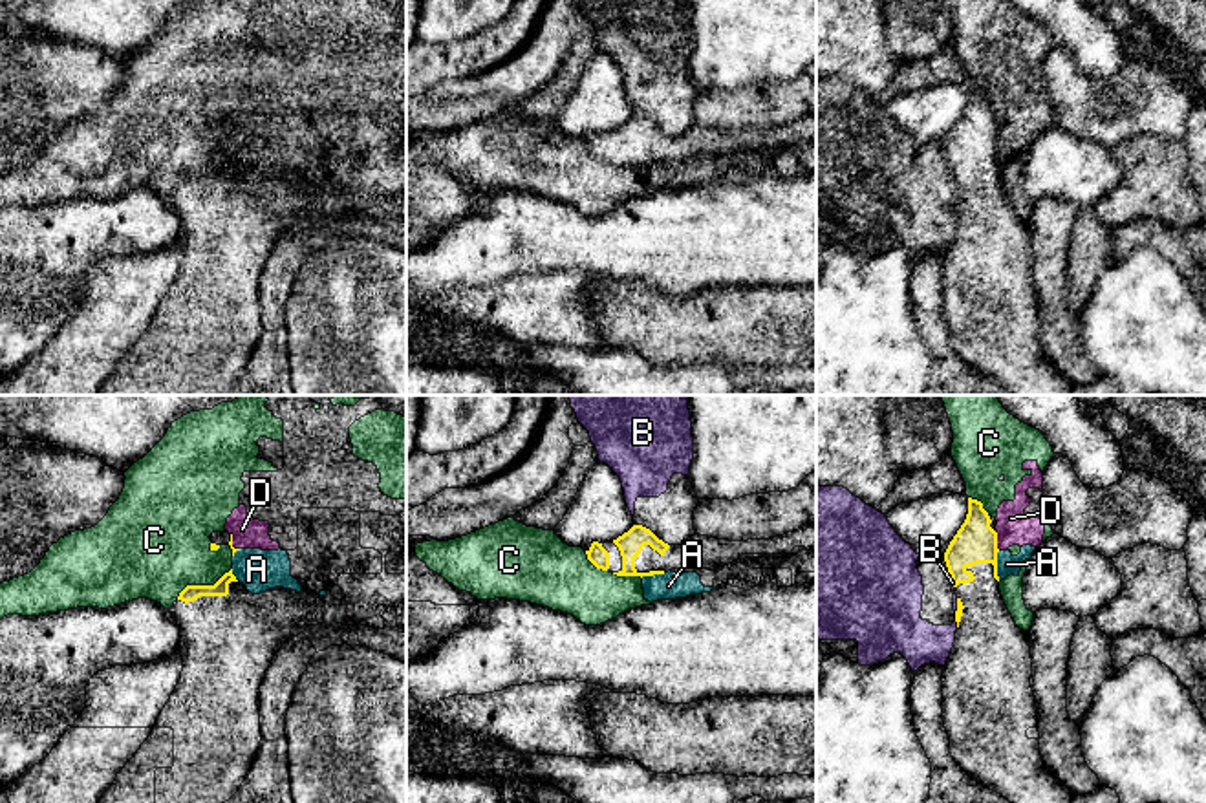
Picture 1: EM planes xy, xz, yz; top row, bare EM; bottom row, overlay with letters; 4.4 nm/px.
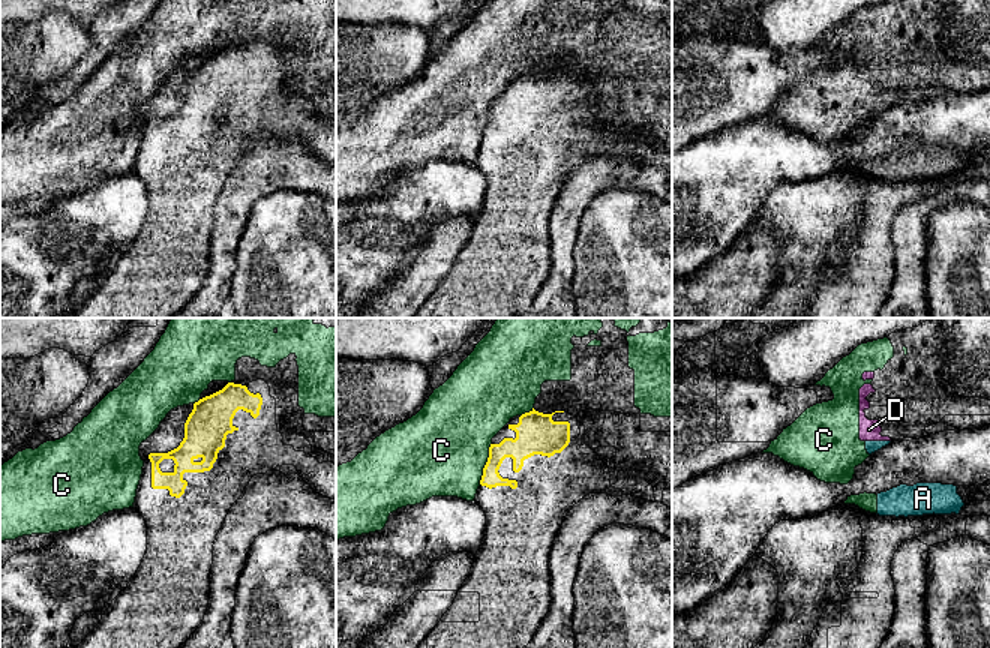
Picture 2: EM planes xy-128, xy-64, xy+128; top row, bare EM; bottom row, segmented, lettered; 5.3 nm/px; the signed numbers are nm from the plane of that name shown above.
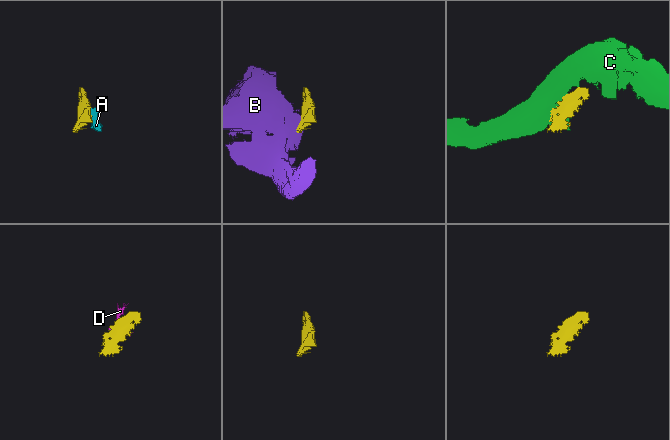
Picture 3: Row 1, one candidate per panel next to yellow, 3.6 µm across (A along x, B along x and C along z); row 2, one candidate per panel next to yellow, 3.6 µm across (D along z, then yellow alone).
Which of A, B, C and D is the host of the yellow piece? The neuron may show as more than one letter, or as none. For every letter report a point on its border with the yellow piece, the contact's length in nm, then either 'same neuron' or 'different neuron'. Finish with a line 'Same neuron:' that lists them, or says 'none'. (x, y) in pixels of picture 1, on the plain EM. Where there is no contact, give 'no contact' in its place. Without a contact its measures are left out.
A: yz (996, 156) | 140 nm | different neuron
B: yz (958, 196) | 60 nm | different neuron
C: xy (202, 176) | 280 nm | different neuron
D: yz (996, 130) | 90 nm | different neuron
Same neuron: none

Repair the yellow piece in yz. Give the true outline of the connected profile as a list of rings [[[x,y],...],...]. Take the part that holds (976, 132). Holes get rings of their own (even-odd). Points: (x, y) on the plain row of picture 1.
[[[968,88],[966,110],[944,143],[957,185],[955,232],[942,256],[942,311],[950,344],[970,368],[1012,395],[1069,395],[1069,377],[1047,359],[1039,344],[1028,221],[1016,216],[1001,187],[997,123],[990,113],[983,93]]]

